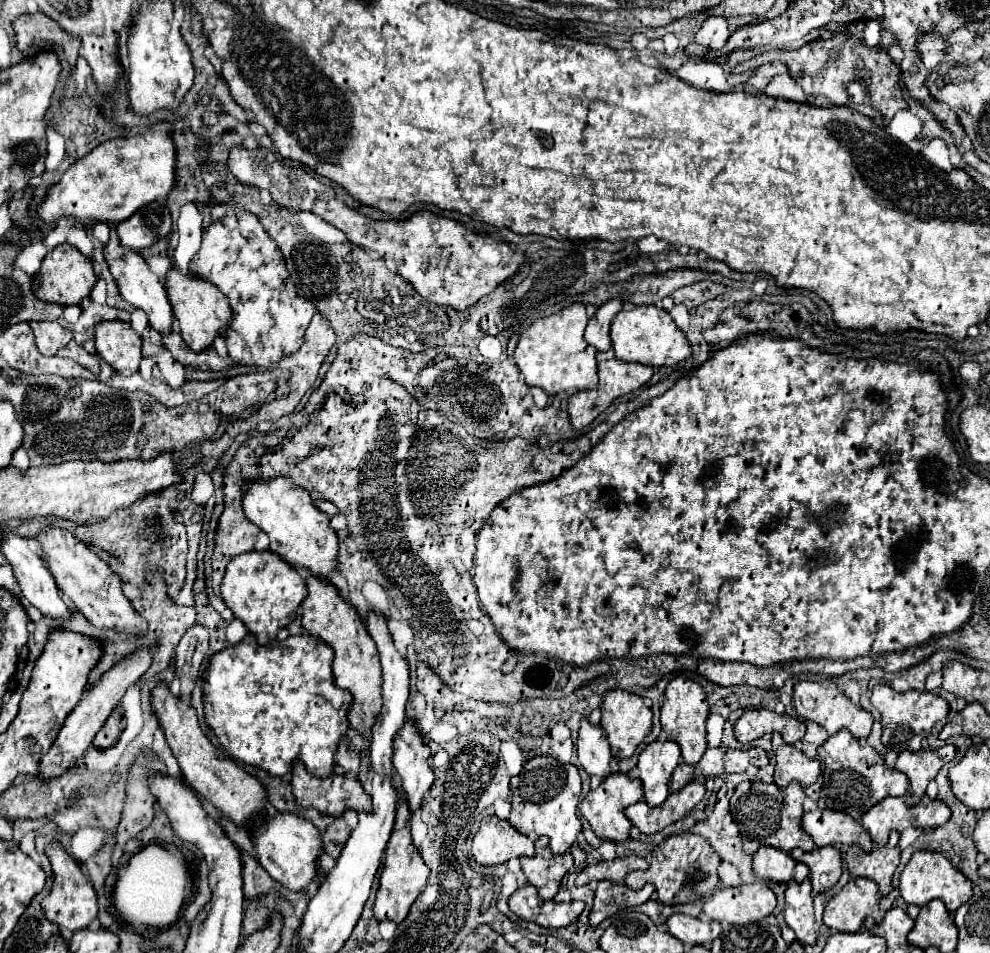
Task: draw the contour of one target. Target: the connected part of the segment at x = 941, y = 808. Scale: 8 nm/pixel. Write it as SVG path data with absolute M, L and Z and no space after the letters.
M927 795L913 807L907 807L901 797L885 797L861 817L861 823L871 833L873 841L883 847L891 831L901 833L907 827L933 829L949 821L949 817L951 809L943 801L929 799Z

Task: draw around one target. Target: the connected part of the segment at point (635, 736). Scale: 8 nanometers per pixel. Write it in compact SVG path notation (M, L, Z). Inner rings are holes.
M613 689L605 695L601 713L601 727L607 731L611 753L617 759L631 757L651 731L653 713L643 697L623 689Z

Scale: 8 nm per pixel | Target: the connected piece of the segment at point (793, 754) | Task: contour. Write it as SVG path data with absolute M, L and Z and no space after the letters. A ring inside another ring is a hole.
M777 731L773 733L773 749L777 755L775 783L779 787L787 787L791 781L797 781L807 787L817 781L821 773L821 763L817 759L805 757L797 747L787 745Z

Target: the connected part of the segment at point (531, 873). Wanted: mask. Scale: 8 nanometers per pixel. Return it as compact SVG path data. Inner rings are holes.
M539 837L535 841L535 849L537 853L533 857L521 857L521 867L527 881L537 887L539 897L547 901L555 897L563 875L573 867L573 857L569 853L551 853L547 837Z

